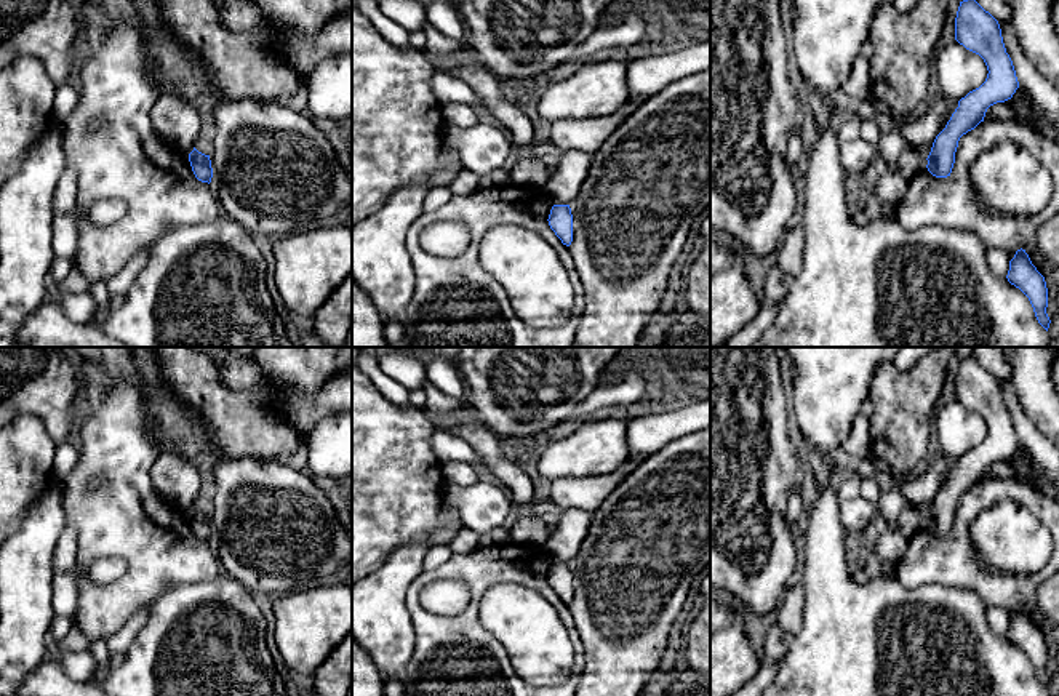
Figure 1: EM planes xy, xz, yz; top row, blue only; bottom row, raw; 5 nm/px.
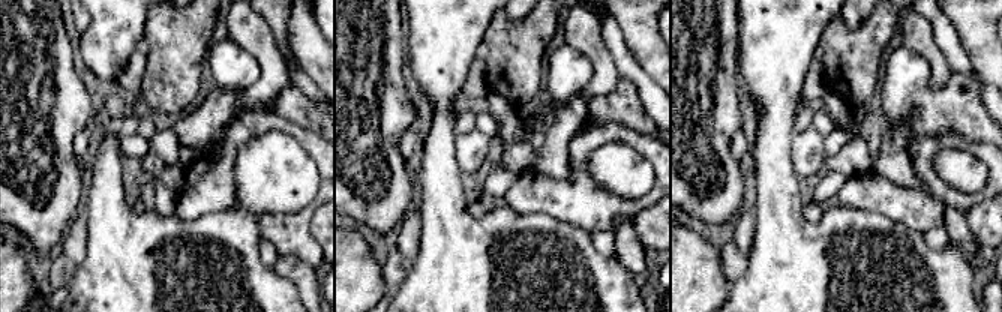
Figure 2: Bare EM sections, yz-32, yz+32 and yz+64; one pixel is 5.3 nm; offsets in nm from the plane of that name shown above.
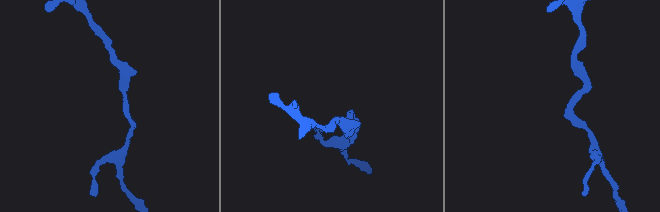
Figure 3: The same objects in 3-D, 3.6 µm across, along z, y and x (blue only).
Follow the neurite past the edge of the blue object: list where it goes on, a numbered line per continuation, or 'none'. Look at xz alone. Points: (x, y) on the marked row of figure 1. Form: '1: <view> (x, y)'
none

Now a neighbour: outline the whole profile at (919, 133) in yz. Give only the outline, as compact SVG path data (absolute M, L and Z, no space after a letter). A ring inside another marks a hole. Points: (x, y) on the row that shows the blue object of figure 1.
M939 96L923 117L910 122L907 120L902 125L907 147L917 150L921 150L926 146L933 147L936 136L945 128L957 107L958 101Z

